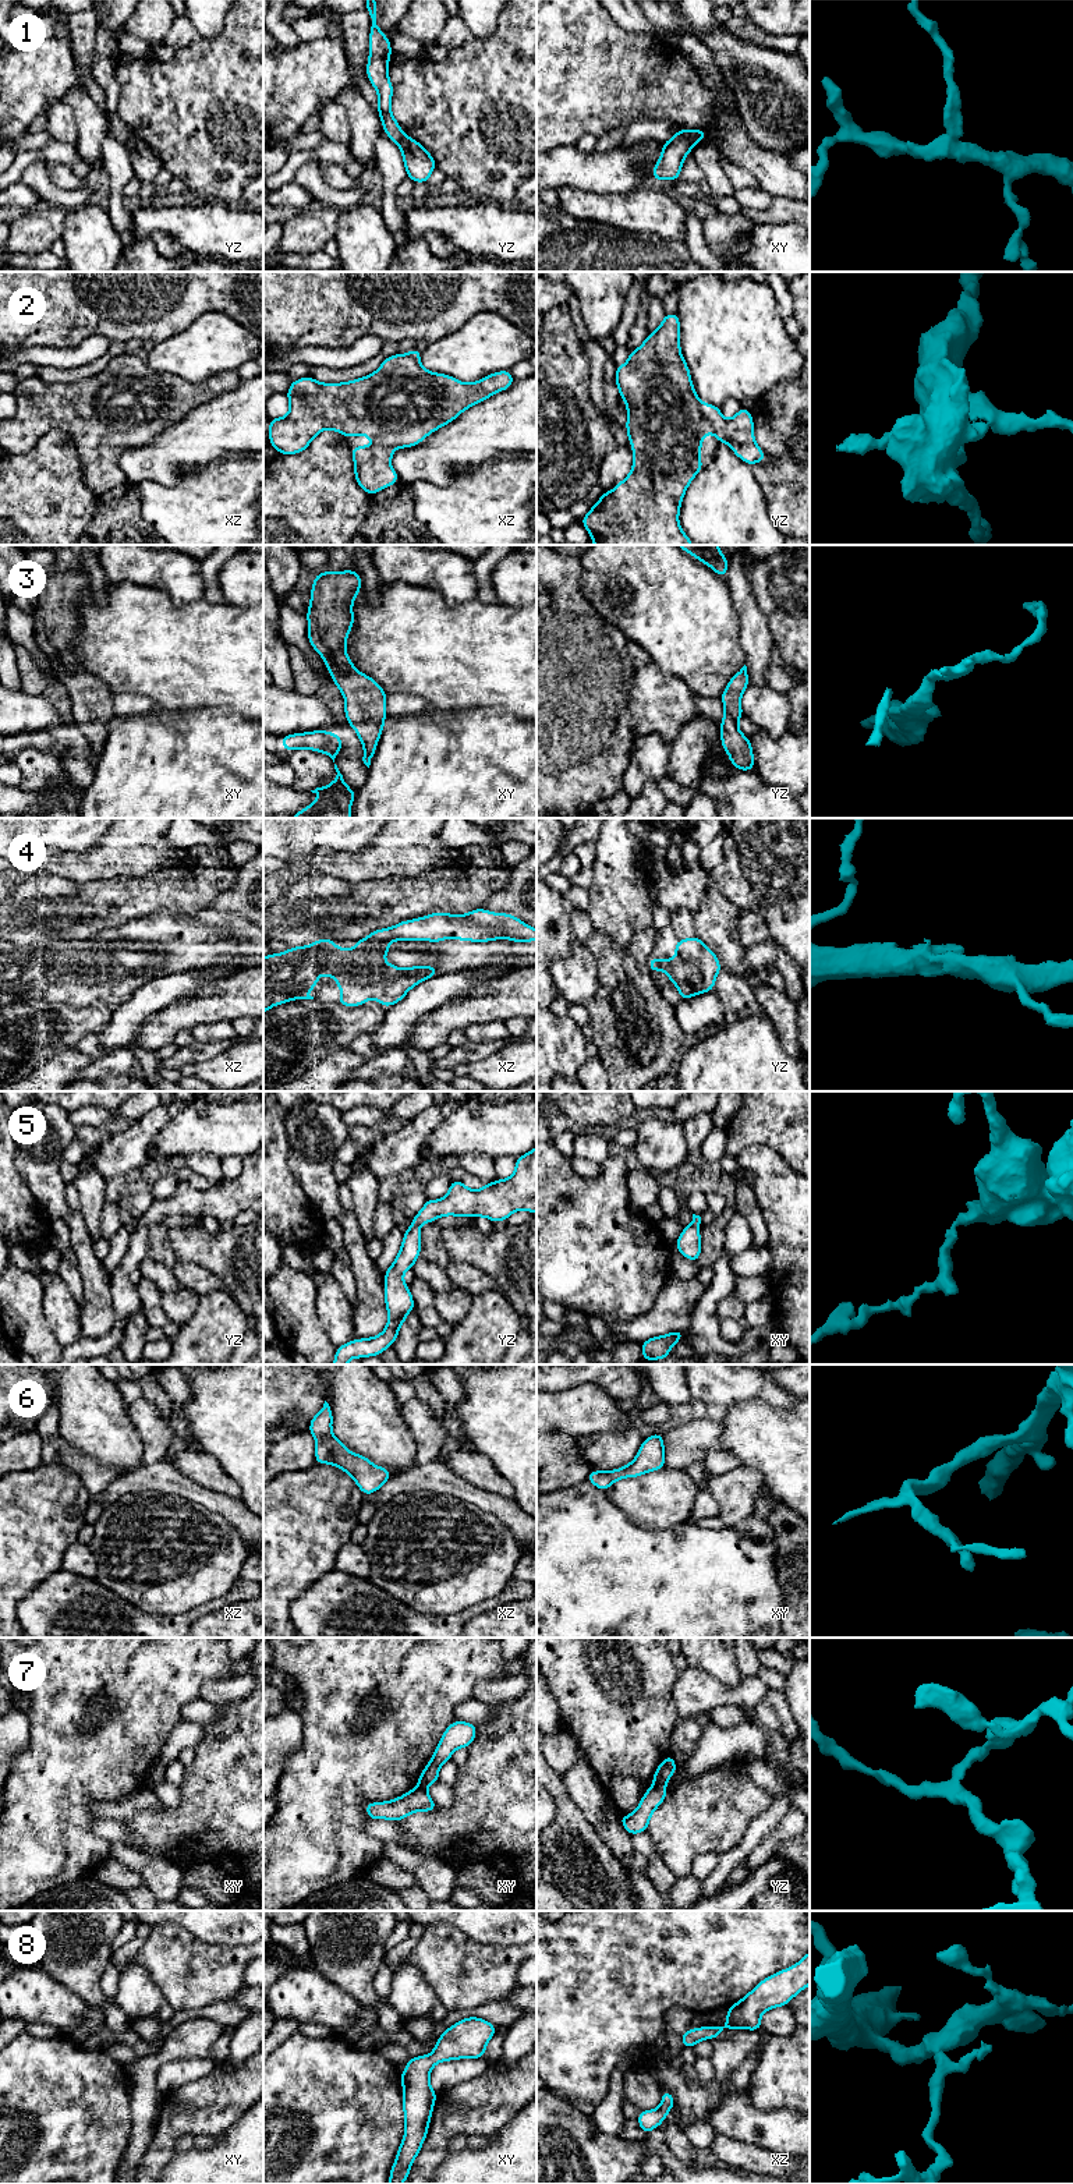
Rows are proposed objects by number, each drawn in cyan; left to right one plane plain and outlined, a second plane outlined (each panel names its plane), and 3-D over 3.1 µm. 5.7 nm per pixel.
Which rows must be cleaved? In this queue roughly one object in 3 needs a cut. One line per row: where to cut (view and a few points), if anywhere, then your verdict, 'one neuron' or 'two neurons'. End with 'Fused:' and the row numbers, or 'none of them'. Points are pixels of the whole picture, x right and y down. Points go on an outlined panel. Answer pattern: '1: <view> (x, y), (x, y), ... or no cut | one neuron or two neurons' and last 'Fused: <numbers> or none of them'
1: xy (677, 133), (691, 145) | two neurons
2: no cut | one neuron
3: no cut | one neuron
4: no cut | one neuron
5: no cut | one neuron
6: no cut | one neuron
7: yz (654, 1784), (662, 1786) | two neurons
8: no cut | one neuron
Fused: 1, 7

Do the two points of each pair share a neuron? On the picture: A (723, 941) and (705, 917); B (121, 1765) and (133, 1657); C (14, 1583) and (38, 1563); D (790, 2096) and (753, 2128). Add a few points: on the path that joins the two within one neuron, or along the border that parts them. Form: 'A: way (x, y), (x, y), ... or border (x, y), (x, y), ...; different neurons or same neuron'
A: way (721, 935), (711, 923); same neuron
B: way (121, 1738), (121, 1684); same neuron
C: way (20, 1578), (32, 1565); same neuron
D: border (747, 2094), (755, 2108), (790, 2109), (794, 2112); different neurons

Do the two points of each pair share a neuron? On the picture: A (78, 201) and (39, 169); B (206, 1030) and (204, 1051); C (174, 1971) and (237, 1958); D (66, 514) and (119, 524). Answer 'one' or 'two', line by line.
A: one
B: two
C: one
D: two

